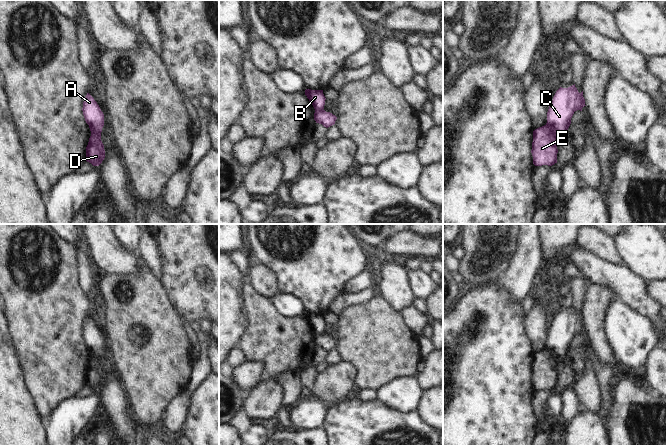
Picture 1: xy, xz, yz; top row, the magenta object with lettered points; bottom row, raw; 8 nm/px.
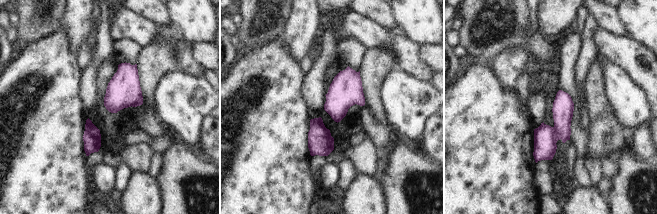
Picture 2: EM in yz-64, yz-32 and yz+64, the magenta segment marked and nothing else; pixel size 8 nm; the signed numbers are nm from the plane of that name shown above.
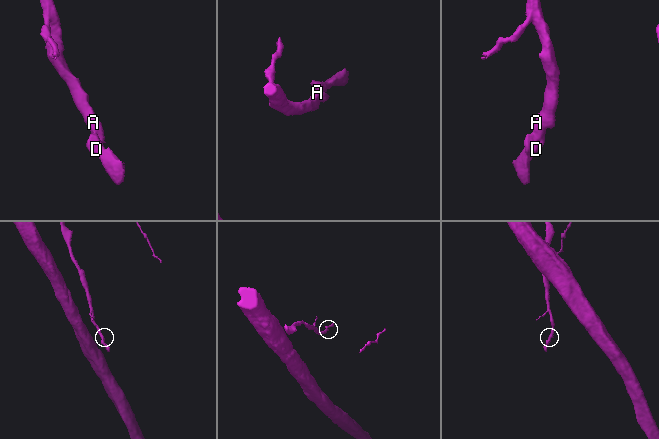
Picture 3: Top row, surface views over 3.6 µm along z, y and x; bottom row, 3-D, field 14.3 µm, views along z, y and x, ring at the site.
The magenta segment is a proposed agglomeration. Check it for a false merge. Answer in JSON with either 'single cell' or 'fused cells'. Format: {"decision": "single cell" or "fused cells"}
{"decision": "fused cells"}

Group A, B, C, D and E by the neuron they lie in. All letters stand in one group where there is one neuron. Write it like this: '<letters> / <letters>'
A C / B D E

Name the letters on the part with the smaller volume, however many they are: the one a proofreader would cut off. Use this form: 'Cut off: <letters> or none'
Cut off: B, D, E

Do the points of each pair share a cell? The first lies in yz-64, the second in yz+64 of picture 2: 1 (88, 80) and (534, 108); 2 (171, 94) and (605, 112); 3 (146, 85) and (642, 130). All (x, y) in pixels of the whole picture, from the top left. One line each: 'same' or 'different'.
1: same
2: different
3: different

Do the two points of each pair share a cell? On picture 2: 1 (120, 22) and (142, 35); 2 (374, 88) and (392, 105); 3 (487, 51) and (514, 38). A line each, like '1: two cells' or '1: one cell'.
1: one cell
2: two cells
3: one cell

